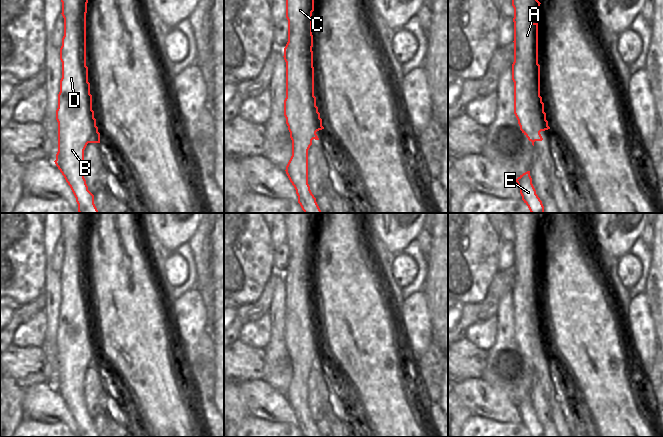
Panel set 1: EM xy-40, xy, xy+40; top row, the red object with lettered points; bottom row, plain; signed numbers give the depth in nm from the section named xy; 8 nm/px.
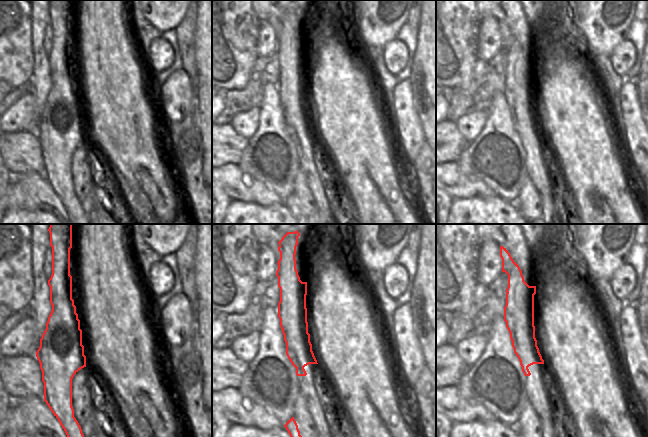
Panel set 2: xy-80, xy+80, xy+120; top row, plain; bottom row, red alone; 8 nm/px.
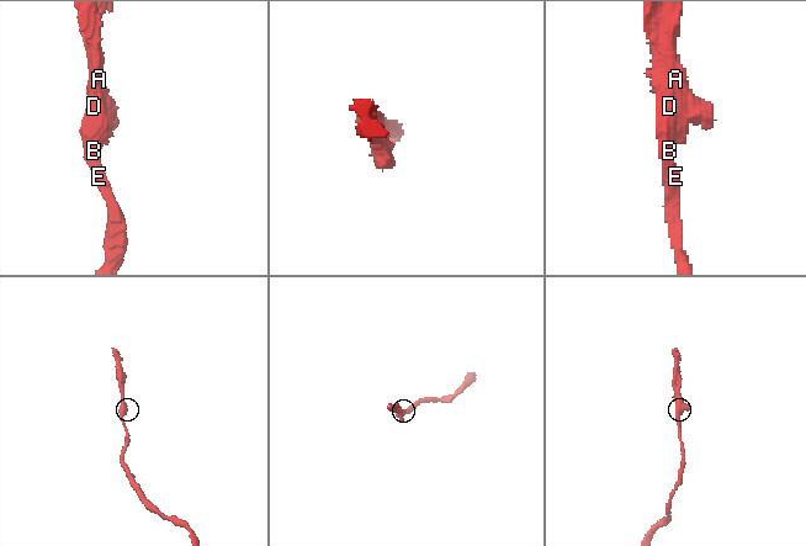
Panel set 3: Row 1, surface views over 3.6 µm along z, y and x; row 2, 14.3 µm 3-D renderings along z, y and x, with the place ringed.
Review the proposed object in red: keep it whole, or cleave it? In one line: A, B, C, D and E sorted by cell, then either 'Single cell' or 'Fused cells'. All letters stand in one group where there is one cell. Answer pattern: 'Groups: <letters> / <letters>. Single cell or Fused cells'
Groups: A / B C D E. Fused cells.

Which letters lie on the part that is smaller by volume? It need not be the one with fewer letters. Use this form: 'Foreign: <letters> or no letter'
Foreign: A.

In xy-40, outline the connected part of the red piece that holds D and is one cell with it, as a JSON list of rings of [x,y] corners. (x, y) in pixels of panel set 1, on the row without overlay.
[[[59,213],[64,242],[64,260],[60,272],[62,302],[58,318],[56,344],[58,346],[58,376],[54,385],[70,410],[78,428],[79,437],[99,437],[94,428],[94,419],[88,414],[84,402],[84,374],[88,367],[100,367],[100,357],[92,334],[92,319],[88,299],[80,297],[74,276],[74,264],[80,251],[86,251],[88,213]]]

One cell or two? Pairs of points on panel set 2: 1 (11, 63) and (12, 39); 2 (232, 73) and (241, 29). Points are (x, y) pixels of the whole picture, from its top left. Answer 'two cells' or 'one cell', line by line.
1: one cell
2: one cell

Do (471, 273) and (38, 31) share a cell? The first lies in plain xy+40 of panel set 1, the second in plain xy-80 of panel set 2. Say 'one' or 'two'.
two

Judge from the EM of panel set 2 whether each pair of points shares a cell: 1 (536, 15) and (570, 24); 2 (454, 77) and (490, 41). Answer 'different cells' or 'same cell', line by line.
1: different cells
2: different cells

